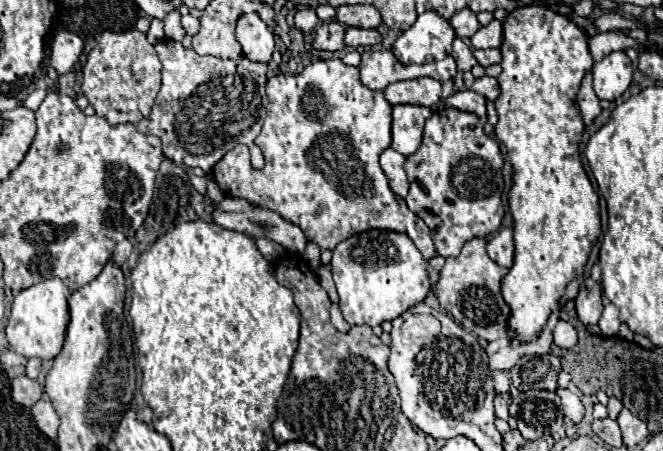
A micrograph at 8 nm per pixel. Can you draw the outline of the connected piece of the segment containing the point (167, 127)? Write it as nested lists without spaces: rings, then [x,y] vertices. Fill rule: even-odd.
[[[164,40],[154,48],[162,62],[162,88],[156,96],[150,116],[136,124],[138,132],[158,136],[162,140],[164,156],[172,162],[182,164],[186,168],[200,166],[204,172],[212,170],[214,164],[238,144],[254,144],[254,138],[260,134],[266,118],[266,64],[256,64],[248,58],[222,60],[214,56],[198,56],[192,48],[184,48],[180,42],[174,40]]]

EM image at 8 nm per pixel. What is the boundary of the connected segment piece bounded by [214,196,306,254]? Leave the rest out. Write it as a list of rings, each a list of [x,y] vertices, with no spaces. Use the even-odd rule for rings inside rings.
[[[226,196],[214,210],[214,222],[252,238],[266,236],[294,254],[302,254],[306,246],[306,236],[296,224],[280,218],[272,210],[256,208],[240,198]]]

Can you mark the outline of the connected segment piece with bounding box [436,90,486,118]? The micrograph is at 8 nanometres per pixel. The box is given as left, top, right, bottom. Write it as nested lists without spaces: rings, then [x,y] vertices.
[[[464,90],[464,92],[456,92],[452,94],[450,98],[442,100],[440,104],[436,104],[438,110],[444,110],[444,108],[456,108],[456,110],[462,110],[462,112],[472,112],[472,114],[478,114],[480,118],[486,118],[486,98],[476,94],[474,90]]]

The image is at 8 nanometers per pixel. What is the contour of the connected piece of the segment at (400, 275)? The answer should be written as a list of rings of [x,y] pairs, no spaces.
[[[368,230],[340,242],[332,252],[330,268],[340,296],[338,306],[346,322],[350,326],[368,324],[374,328],[422,302],[430,292],[426,266],[428,262],[406,234]]]

